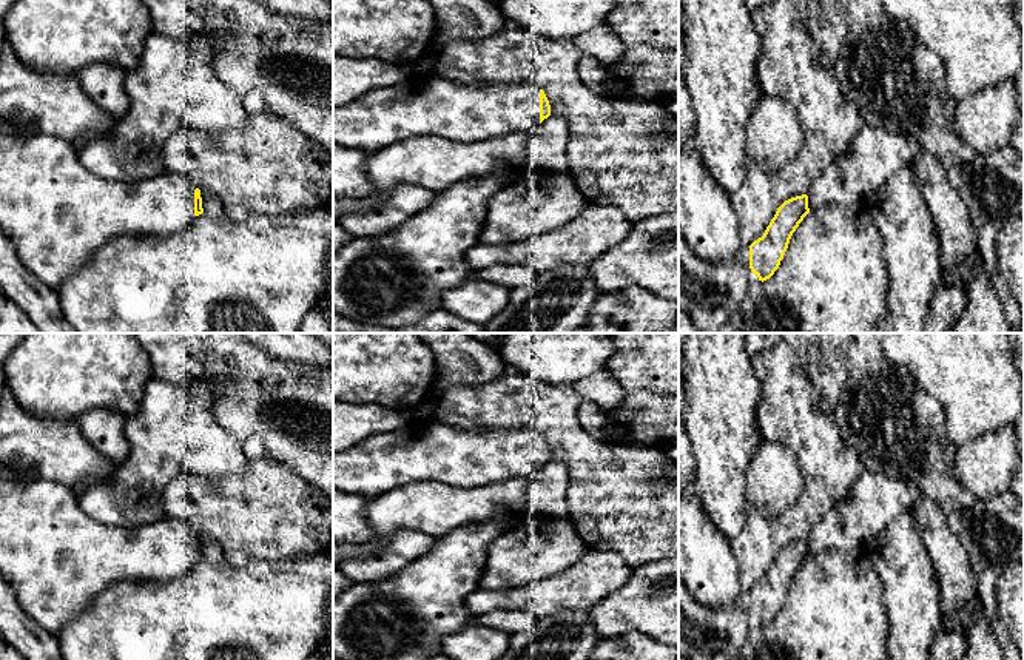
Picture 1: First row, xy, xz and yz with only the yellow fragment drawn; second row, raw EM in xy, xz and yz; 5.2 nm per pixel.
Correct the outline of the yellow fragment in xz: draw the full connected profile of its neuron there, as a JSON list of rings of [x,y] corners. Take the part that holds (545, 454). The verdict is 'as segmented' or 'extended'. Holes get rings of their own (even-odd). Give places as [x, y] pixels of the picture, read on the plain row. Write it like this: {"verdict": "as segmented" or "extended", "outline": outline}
{"verdict": "extended", "outline": [[[432,418],[410,421],[395,432],[364,438],[333,453],[333,489],[376,498],[416,481],[441,481],[455,487],[483,487],[531,476],[551,461],[551,450],[535,429],[475,432],[455,429]]]}

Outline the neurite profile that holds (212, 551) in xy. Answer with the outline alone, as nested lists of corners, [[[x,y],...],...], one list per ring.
[[[200,537],[200,543],[202,543],[202,554],[205,560],[208,560],[210,563],[217,563],[224,560],[224,552],[217,543],[202,537]]]

